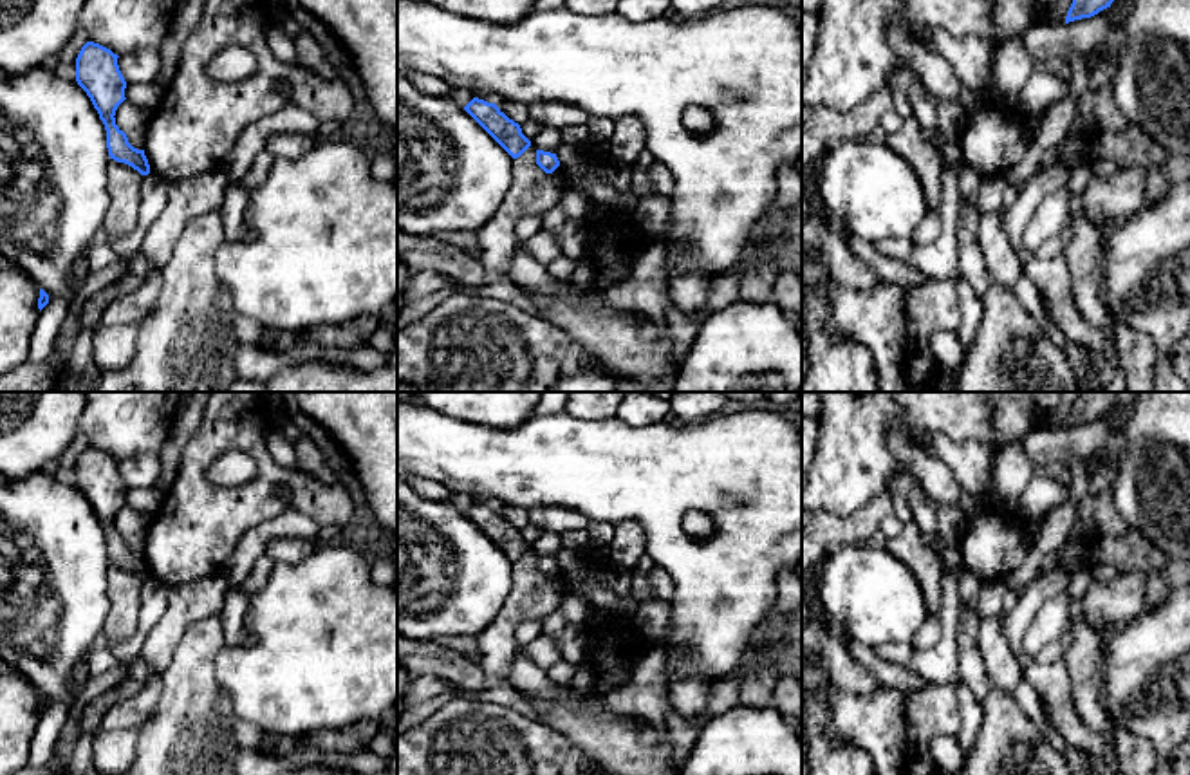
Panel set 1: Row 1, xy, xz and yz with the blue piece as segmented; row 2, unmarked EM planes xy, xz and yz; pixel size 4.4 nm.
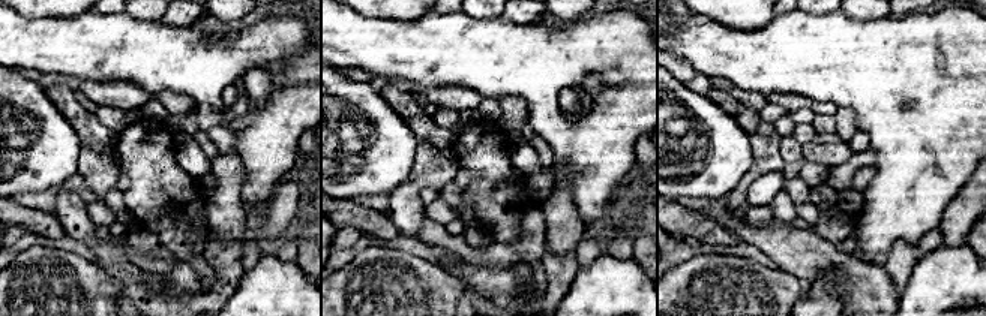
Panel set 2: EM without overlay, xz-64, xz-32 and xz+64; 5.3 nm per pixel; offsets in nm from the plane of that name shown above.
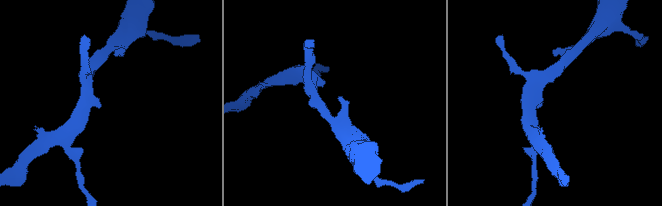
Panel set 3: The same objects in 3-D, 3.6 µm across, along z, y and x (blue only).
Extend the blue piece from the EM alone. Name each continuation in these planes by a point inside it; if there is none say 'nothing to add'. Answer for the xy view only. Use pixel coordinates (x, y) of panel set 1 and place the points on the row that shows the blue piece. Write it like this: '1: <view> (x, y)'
nothing to add

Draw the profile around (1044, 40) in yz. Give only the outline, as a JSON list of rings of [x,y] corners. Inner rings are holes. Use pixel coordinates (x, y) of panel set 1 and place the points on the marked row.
[[[1130,2],[1062,25],[1040,22],[1024,31],[1022,42],[1038,67],[1047,58],[1069,61],[1074,54],[1087,56],[1100,43],[1116,42],[1129,13]]]

